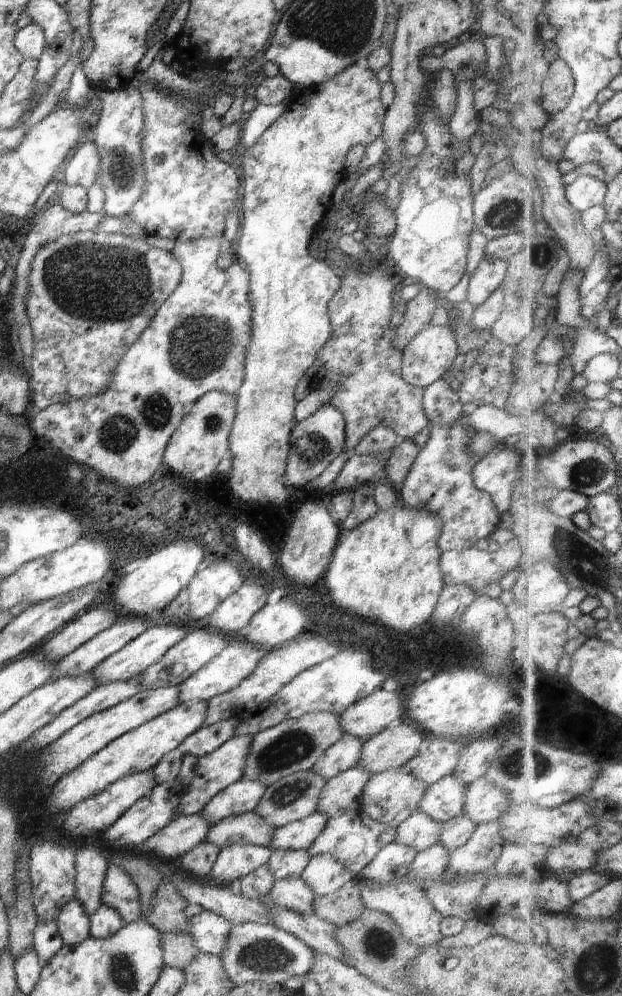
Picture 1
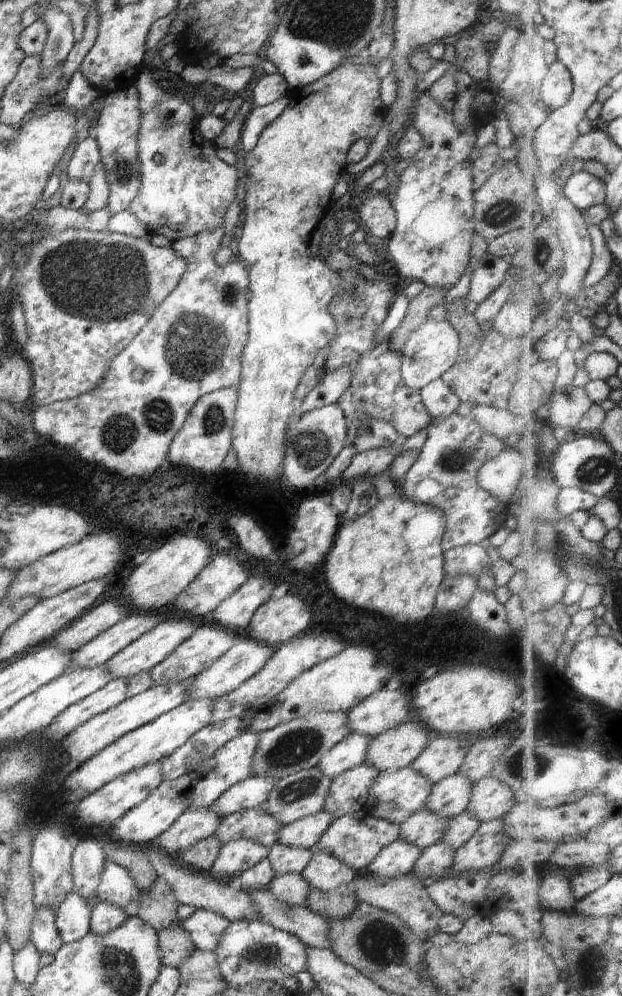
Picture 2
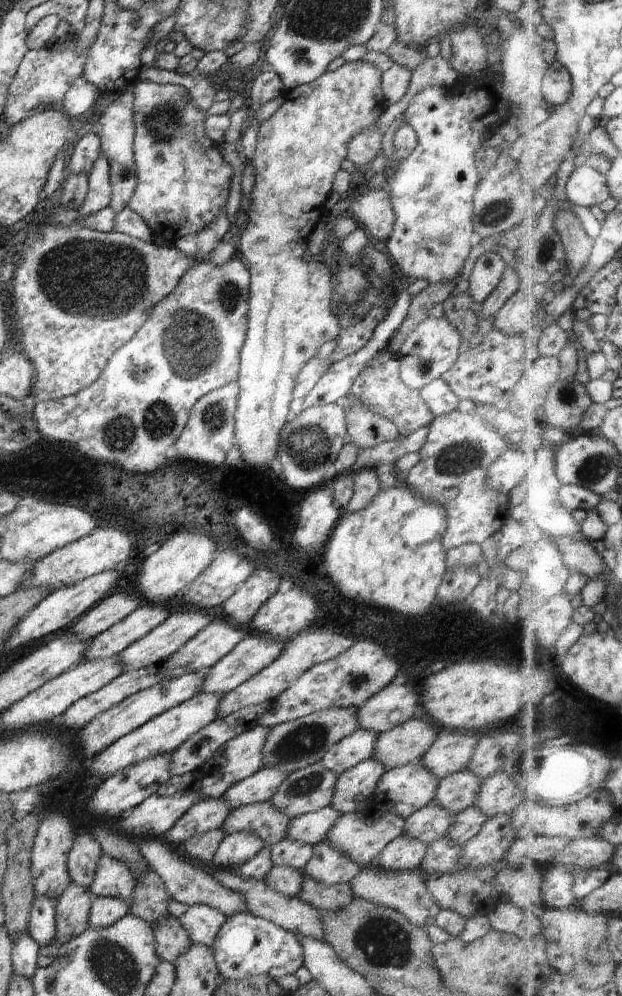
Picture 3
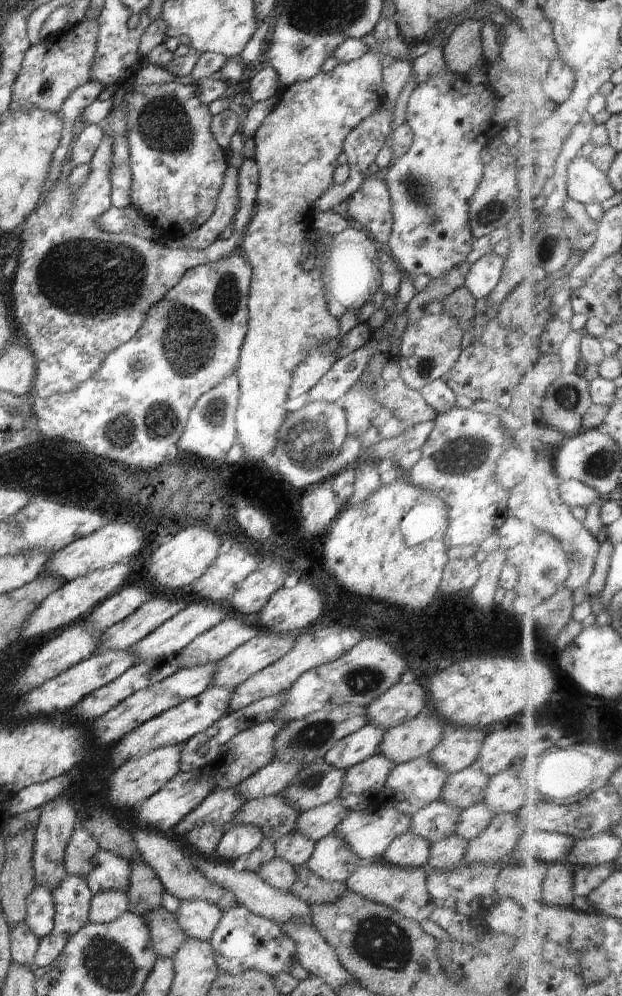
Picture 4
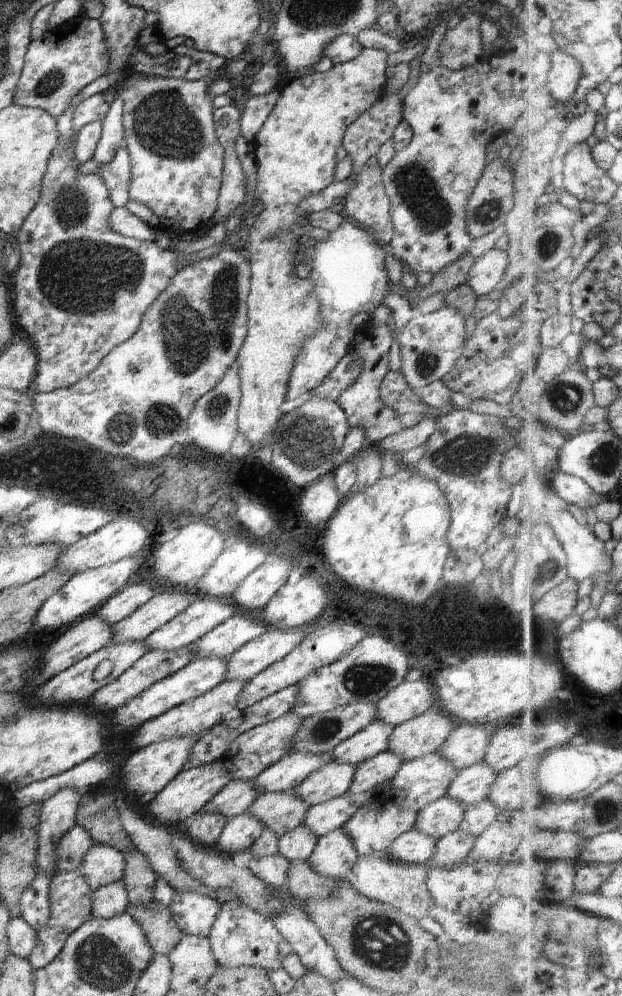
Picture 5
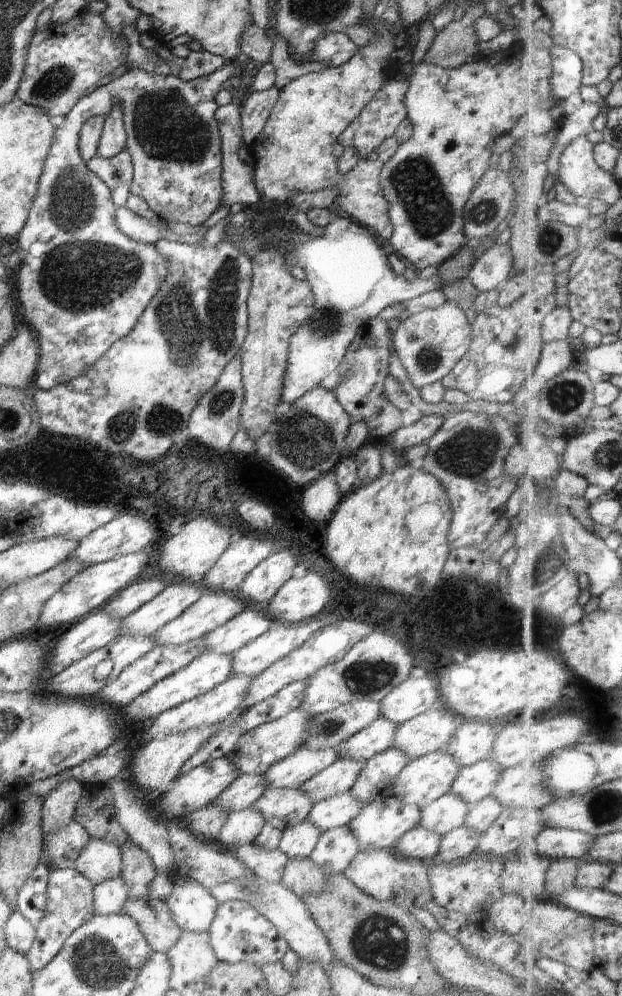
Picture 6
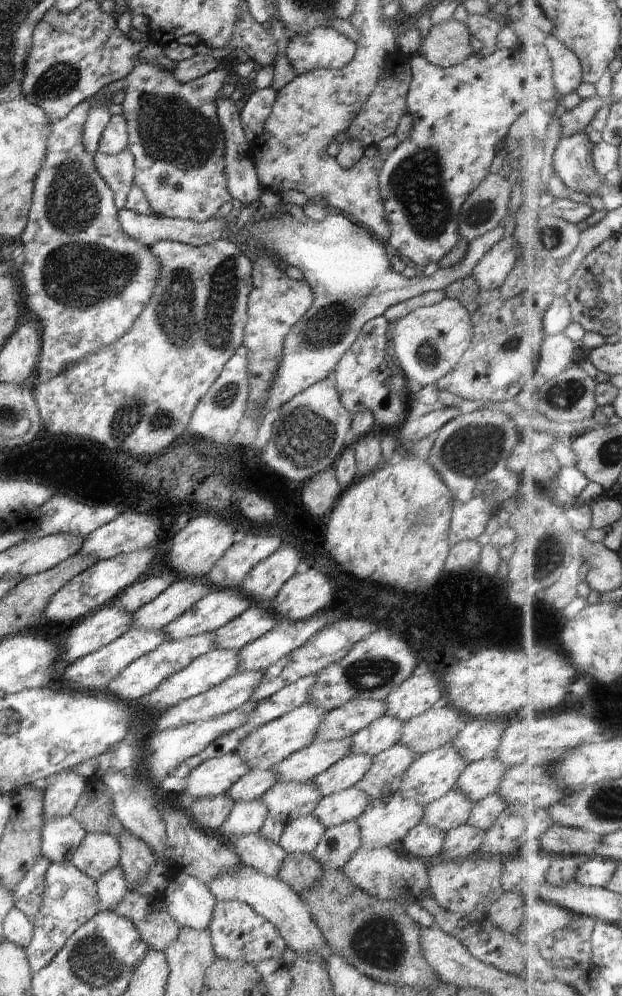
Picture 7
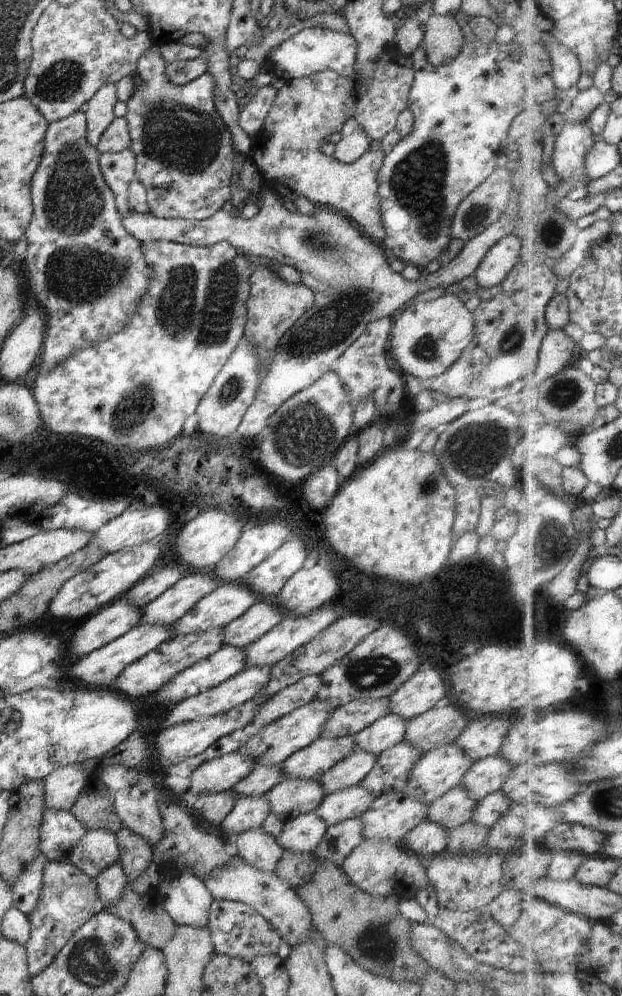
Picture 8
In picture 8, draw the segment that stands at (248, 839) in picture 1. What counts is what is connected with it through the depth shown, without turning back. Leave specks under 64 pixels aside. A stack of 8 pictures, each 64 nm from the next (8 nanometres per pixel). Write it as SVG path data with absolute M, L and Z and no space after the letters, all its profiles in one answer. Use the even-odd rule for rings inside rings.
M282 779L264 796L270 813L285 823L286 819L315 811L326 794L315 779Z

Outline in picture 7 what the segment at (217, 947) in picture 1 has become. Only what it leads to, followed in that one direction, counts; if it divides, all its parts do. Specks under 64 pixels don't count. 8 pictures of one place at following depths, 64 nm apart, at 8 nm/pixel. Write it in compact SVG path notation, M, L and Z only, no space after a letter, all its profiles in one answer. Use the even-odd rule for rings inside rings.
M180 872L164 891L166 910L180 928L208 929L216 901L205 884L184 872Z

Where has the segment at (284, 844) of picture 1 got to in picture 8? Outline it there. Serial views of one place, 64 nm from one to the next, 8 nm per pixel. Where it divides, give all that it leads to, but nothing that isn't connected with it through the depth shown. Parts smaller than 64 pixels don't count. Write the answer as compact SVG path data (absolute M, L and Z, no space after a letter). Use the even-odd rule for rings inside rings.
M358 784L325 796L315 813L327 826L337 825L342 821L360 817L374 799L375 796L369 790Z

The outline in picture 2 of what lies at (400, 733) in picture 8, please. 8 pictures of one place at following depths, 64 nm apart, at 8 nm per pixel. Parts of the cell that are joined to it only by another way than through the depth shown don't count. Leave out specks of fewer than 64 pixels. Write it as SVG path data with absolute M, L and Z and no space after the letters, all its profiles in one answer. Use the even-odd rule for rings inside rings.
M350 733L328 753L324 753L318 768L330 778L365 762L370 738L360 733Z

